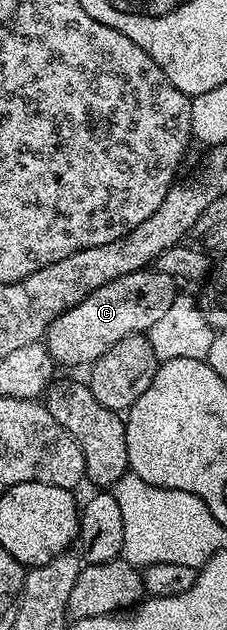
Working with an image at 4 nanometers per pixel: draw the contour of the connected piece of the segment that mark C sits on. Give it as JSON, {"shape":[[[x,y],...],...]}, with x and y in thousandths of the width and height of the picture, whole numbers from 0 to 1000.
{"shape":[[[674,424],[590,429],[511,440],[507,446],[476,446],[476,451],[379,468],[370,478],[238,506],[194,533],[220,565],[260,581],[405,579],[546,535],[656,527],[670,516],[740,497],[784,467],[775,454],[784,449],[762,437],[705,433]]]}

